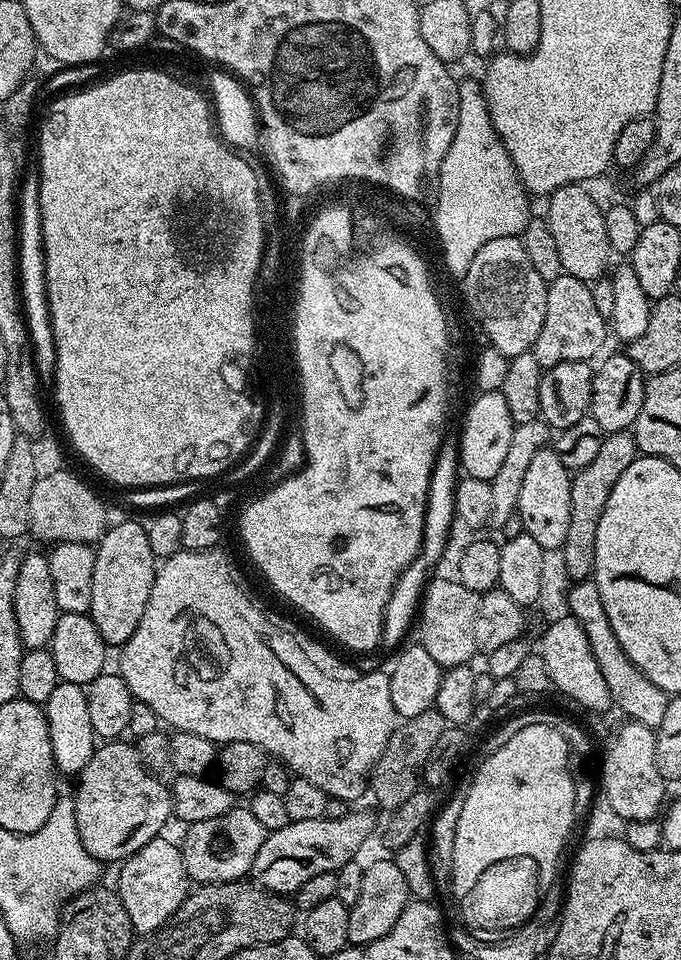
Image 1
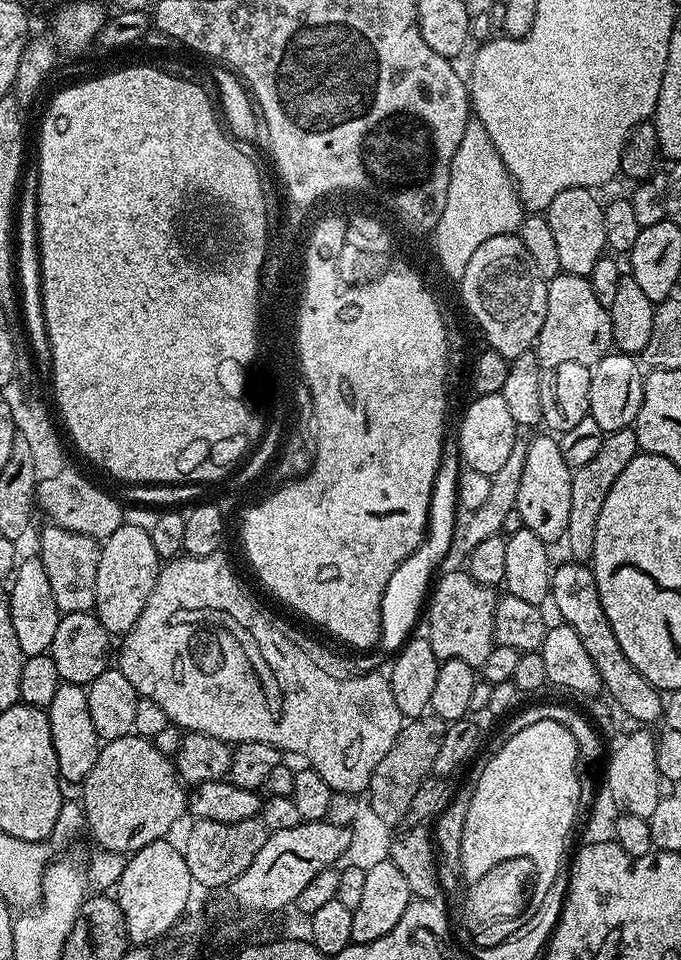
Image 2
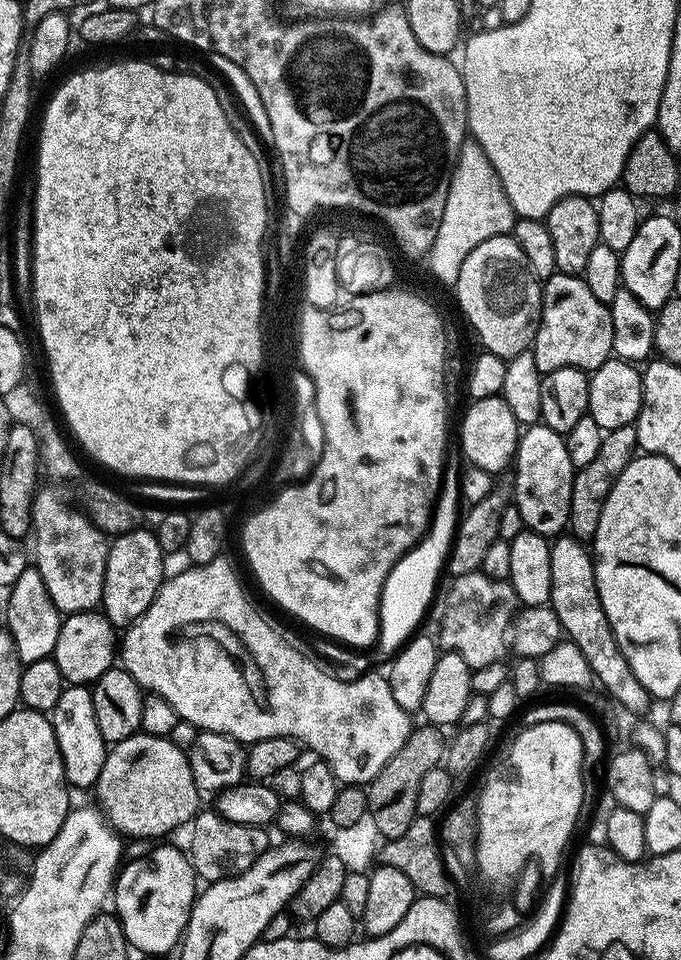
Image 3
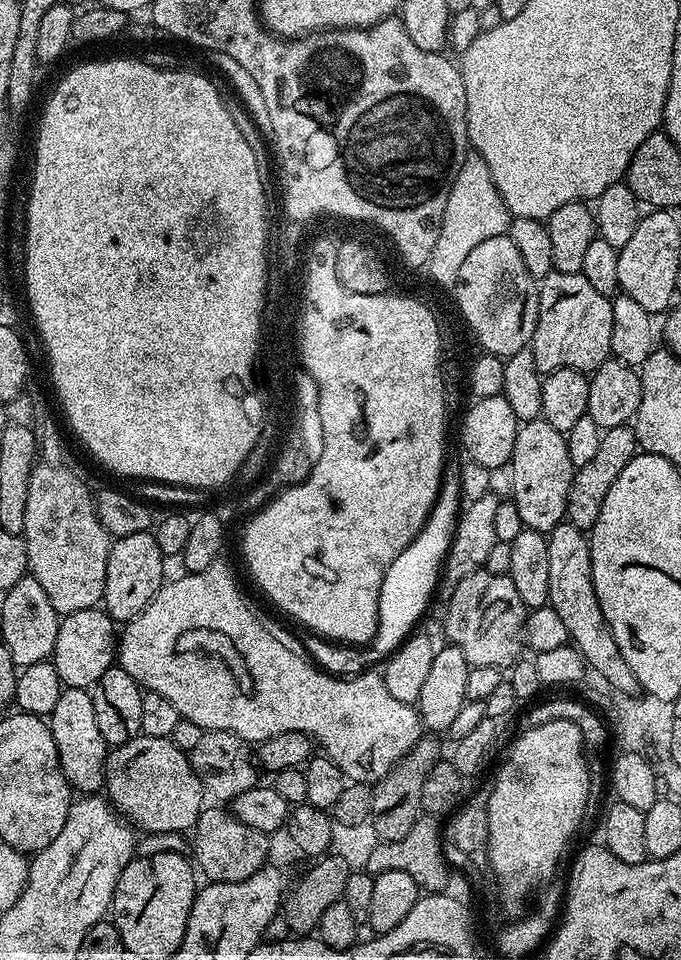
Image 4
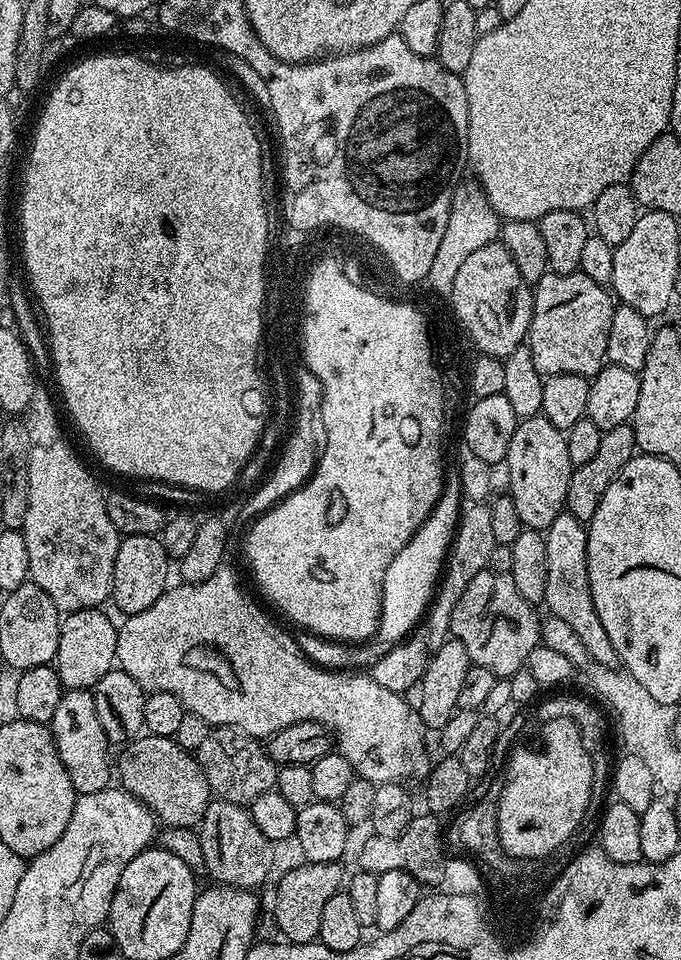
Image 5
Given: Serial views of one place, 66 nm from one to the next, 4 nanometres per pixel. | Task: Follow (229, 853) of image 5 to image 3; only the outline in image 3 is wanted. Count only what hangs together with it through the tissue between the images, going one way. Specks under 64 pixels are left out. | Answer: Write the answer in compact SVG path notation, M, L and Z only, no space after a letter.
M201 810L192 817L192 841L186 847L192 868L201 881L225 880L242 874L254 866L254 862L270 846L270 839L263 827L255 828L238 822L226 822L215 810Z

